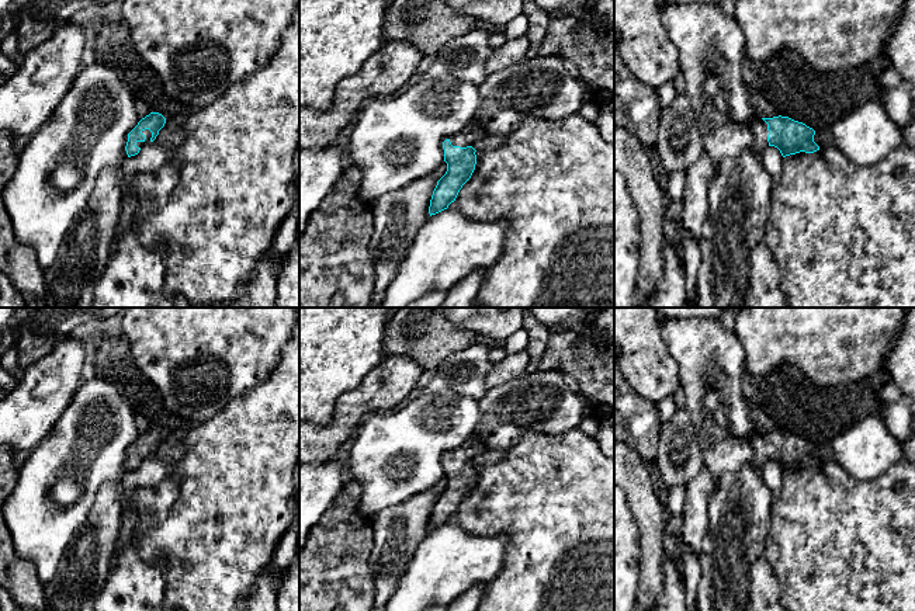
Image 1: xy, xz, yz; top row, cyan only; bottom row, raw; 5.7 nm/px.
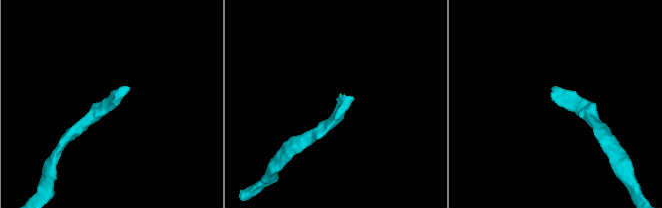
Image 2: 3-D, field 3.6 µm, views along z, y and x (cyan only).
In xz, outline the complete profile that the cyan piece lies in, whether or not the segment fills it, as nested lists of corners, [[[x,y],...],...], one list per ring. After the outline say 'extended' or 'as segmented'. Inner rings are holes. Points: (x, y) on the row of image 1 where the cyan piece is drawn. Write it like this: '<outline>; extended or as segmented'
[[[471,121],[461,132],[443,142],[447,171],[433,191],[429,206],[430,216],[447,209],[455,201],[462,185],[471,178],[476,164],[476,150],[472,145],[484,136],[485,132]]]; extended

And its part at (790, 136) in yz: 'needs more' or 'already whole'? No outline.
needs more

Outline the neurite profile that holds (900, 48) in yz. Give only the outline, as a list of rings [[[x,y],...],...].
[[[905,0],[884,52],[900,76],[912,84],[915,100],[915,0]]]

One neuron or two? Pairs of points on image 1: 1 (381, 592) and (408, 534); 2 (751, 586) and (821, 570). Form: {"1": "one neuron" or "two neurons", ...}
{"1": "one neuron", "2": "two neurons"}

